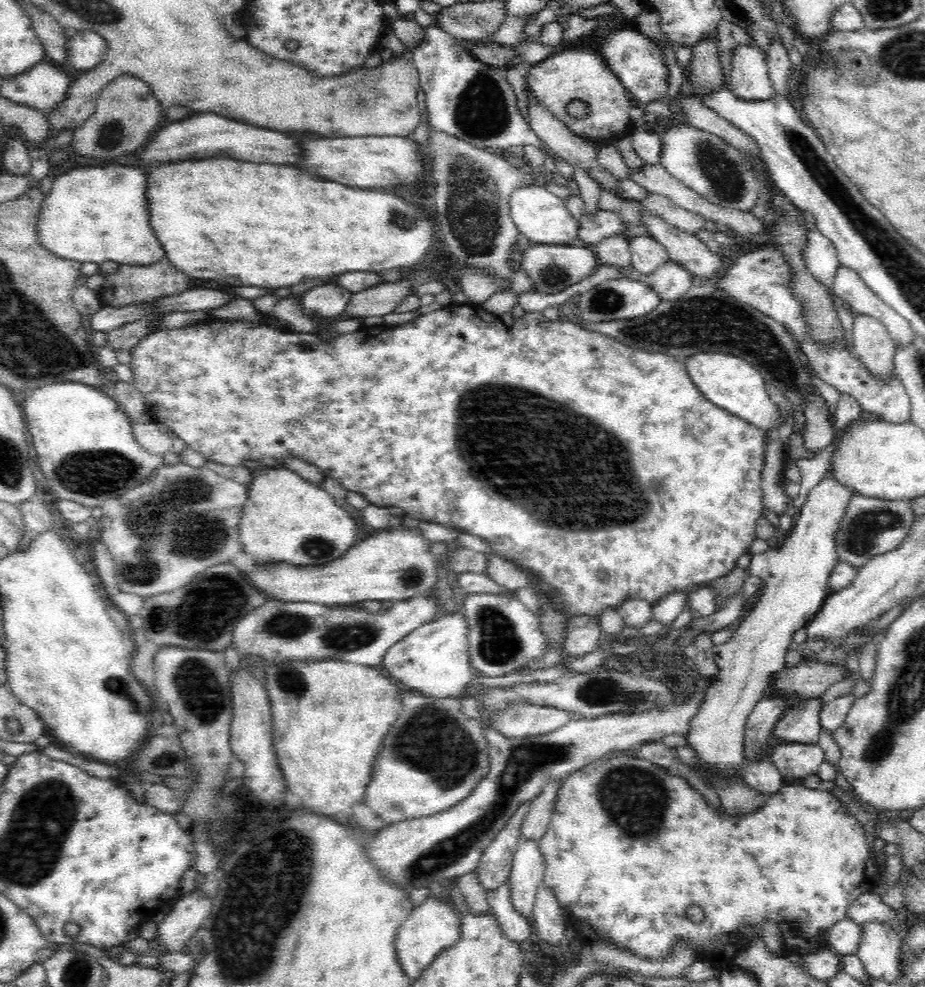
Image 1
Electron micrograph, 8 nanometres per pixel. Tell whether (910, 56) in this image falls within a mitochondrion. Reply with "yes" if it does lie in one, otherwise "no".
yes

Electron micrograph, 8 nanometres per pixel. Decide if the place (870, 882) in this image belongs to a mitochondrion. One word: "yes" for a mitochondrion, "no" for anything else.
no

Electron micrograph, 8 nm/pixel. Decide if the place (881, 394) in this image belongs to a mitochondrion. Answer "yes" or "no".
no

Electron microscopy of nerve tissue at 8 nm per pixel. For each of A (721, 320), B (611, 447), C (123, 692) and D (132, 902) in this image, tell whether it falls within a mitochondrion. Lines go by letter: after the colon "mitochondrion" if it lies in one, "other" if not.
A: mitochondrion
B: mitochondrion
C: mitochondrion
D: other

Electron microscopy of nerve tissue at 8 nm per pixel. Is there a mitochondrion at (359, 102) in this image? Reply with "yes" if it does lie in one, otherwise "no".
yes

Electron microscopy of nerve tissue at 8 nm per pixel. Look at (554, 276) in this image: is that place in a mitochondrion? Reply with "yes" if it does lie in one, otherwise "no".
yes

